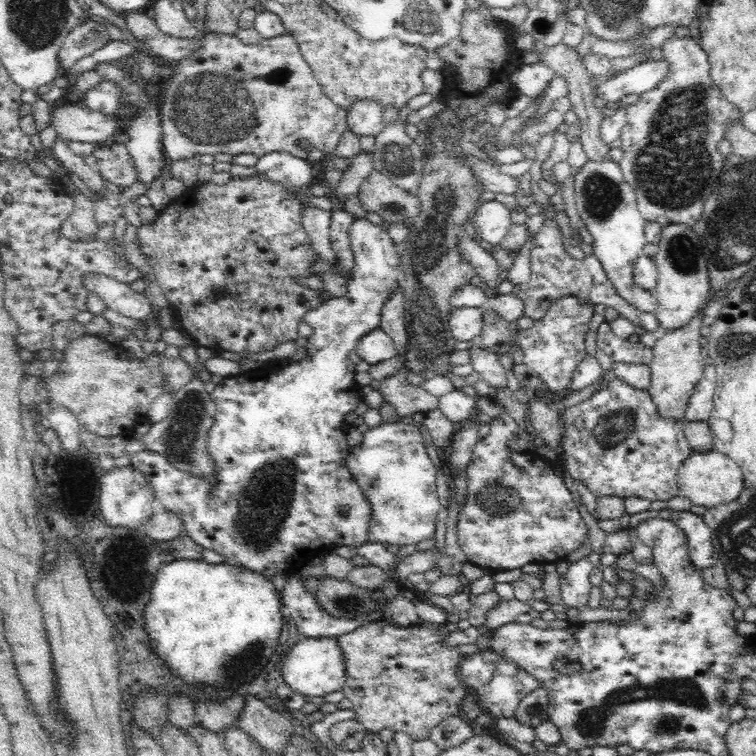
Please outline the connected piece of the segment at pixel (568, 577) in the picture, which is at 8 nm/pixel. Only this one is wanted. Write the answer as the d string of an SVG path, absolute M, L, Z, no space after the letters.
M595 551L570 564L566 575L561 576L561 602L569 608L584 607L590 601L592 584L590 572L600 564L601 555Z

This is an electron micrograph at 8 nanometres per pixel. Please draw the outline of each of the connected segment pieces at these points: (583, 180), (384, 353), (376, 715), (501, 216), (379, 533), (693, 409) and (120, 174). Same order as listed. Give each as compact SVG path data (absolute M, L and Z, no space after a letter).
M608 155L602 160L586 162L574 179L577 213L593 236L594 256L600 260L608 279L625 301L640 312L654 313L658 309L656 297L633 281L634 265L647 244L647 220L638 212L634 187L624 181L619 164L610 160Z
M380 327L372 330L370 334L362 336L358 340L354 352L364 362L368 362L371 365L378 364L398 355L393 338Z
M445 624L428 628L390 626L390 636L384 632L384 648L362 648L362 636L342 636L342 653L344 653L345 683L341 688L345 698L352 702L352 712L356 718L344 720L330 726L329 735L342 750L355 751L362 748L363 738L368 733L379 733L384 728L394 732L407 732L415 741L428 739L434 726L440 724L447 716L463 715L461 702L469 692L467 686L459 679L459 666L465 657L458 647L449 646L446 640L450 632Z
M496 199L482 202L472 219L475 234L488 244L496 246L513 224L510 213L510 209Z
M382 422L364 432L363 440L350 448L346 465L354 477L354 482L360 485L362 493L372 506L372 519L369 523L368 541L384 545L412 546L436 534L436 519L442 504L436 493L436 471L428 453L418 422L405 424L398 422Z
M705 365L704 374L695 385L690 397L684 419L687 422L707 420L713 410L713 396L716 388L717 374L714 365Z
M124 140L93 150L97 166L95 169L106 181L117 184L122 189L132 186L139 180L132 155Z

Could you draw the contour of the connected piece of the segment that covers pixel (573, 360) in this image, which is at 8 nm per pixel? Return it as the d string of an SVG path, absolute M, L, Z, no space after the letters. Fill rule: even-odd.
M564 296L560 300L551 304L543 318L534 321L532 326L528 329L522 329L518 332L517 344L523 350L523 363L530 369L534 370L538 376L543 380L545 386L552 392L562 392L566 386L572 382L572 376L576 367L588 352L586 351L586 332L588 332L588 324L594 315L594 304L576 296Z

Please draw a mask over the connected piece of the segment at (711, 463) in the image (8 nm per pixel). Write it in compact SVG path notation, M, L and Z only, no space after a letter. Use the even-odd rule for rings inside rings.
M714 450L693 451L692 456L686 458L684 464L678 468L676 480L680 496L686 496L691 500L692 505L704 506L708 510L736 500L744 488L744 475L740 465L725 454Z

